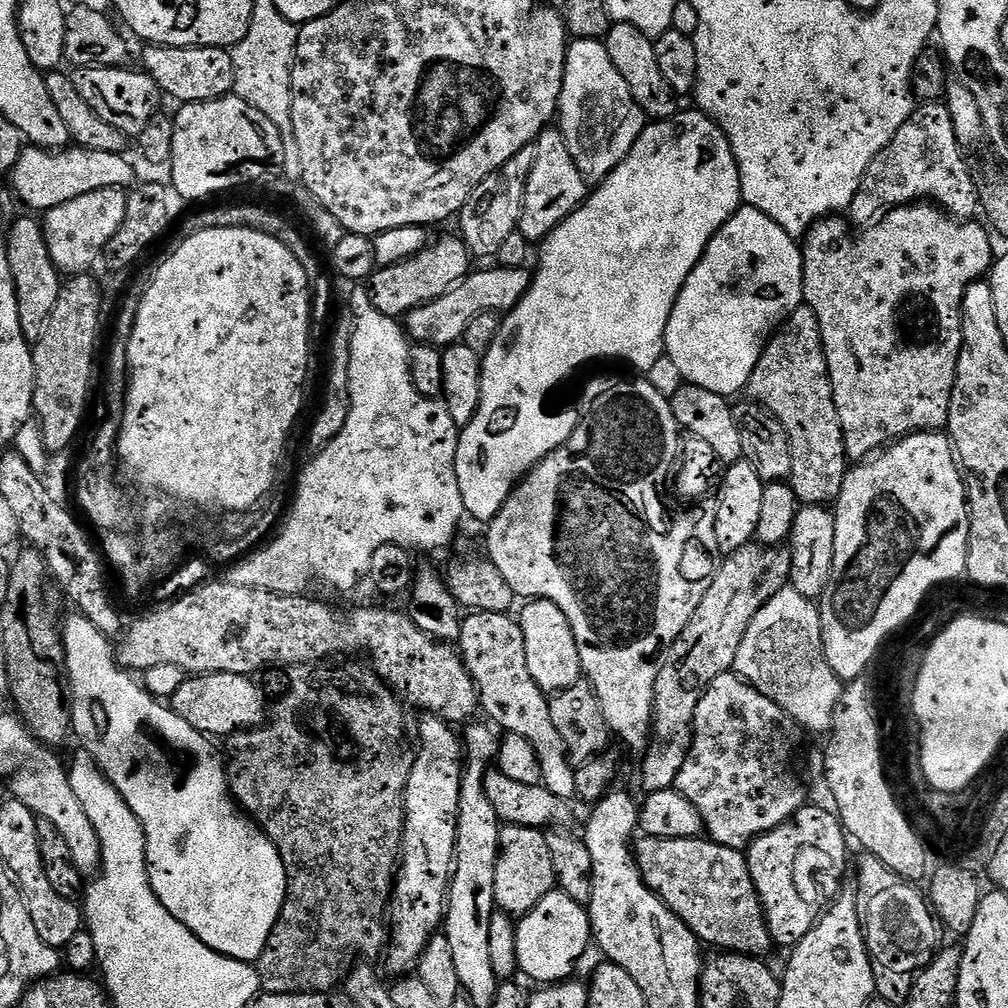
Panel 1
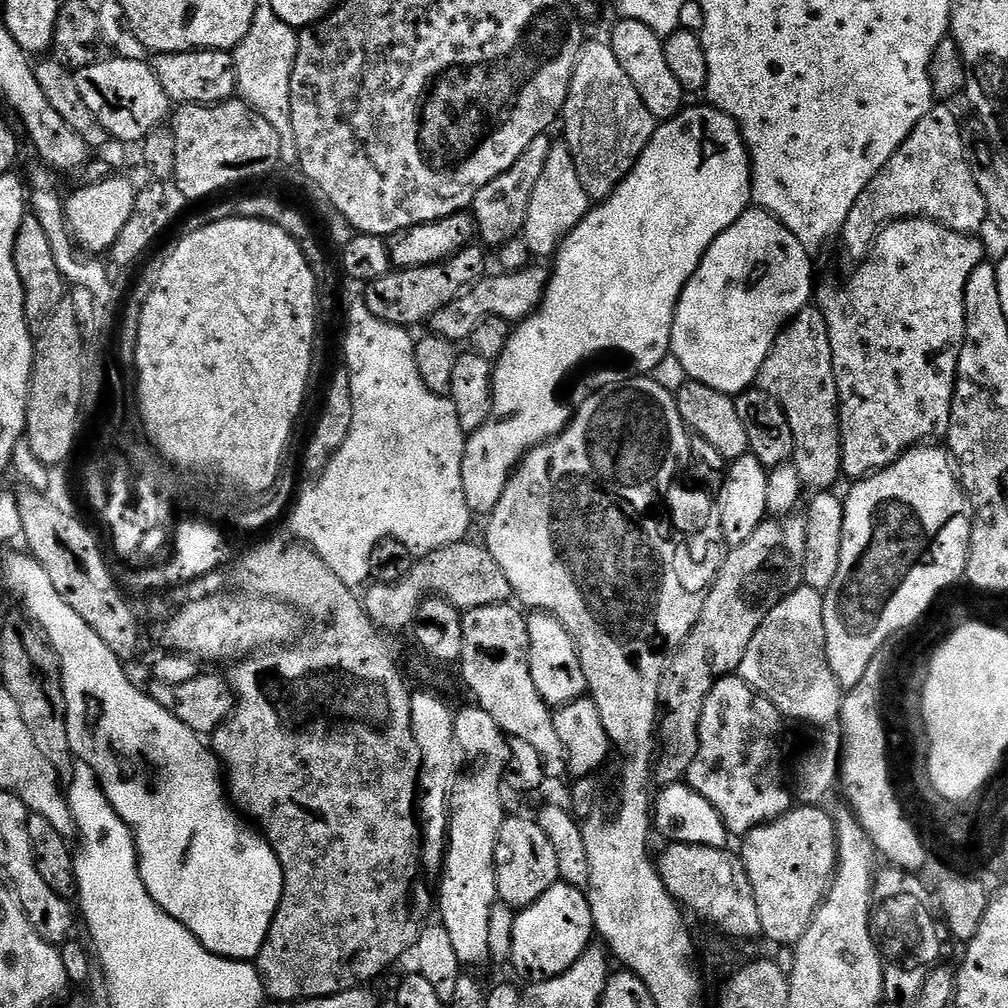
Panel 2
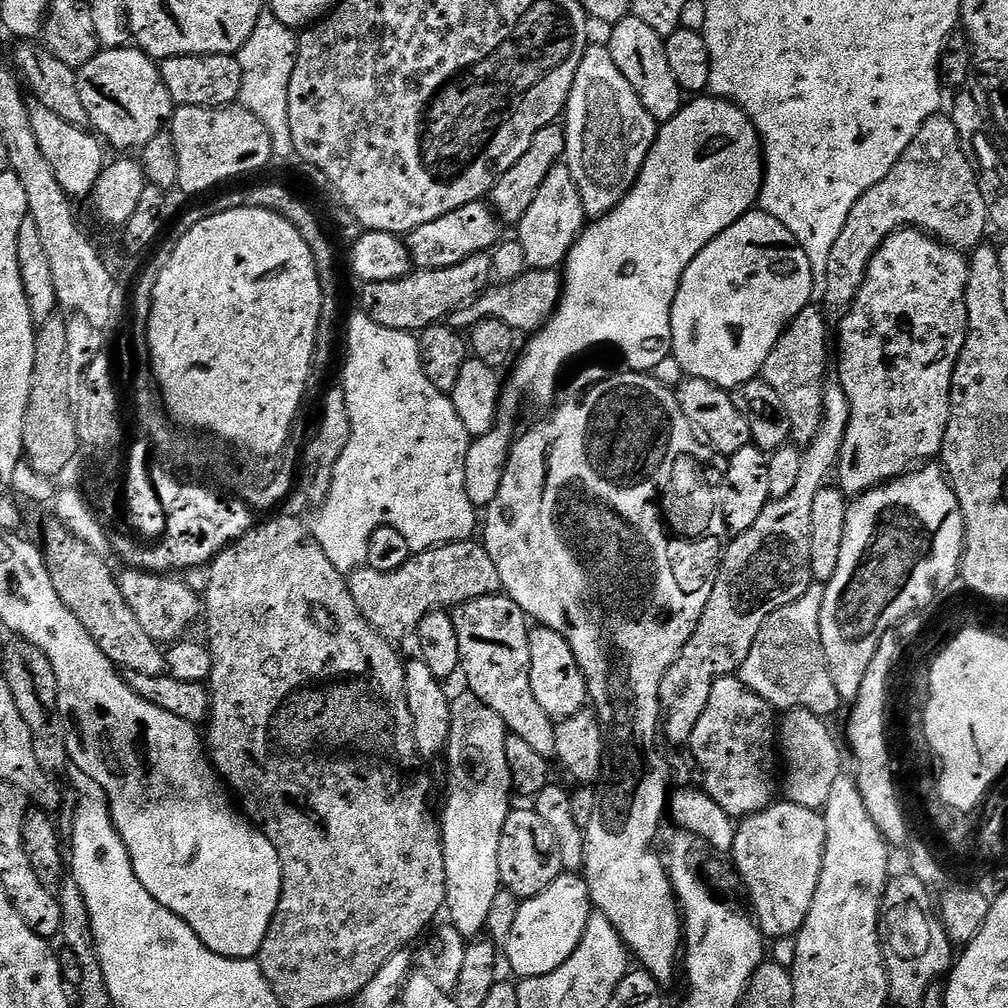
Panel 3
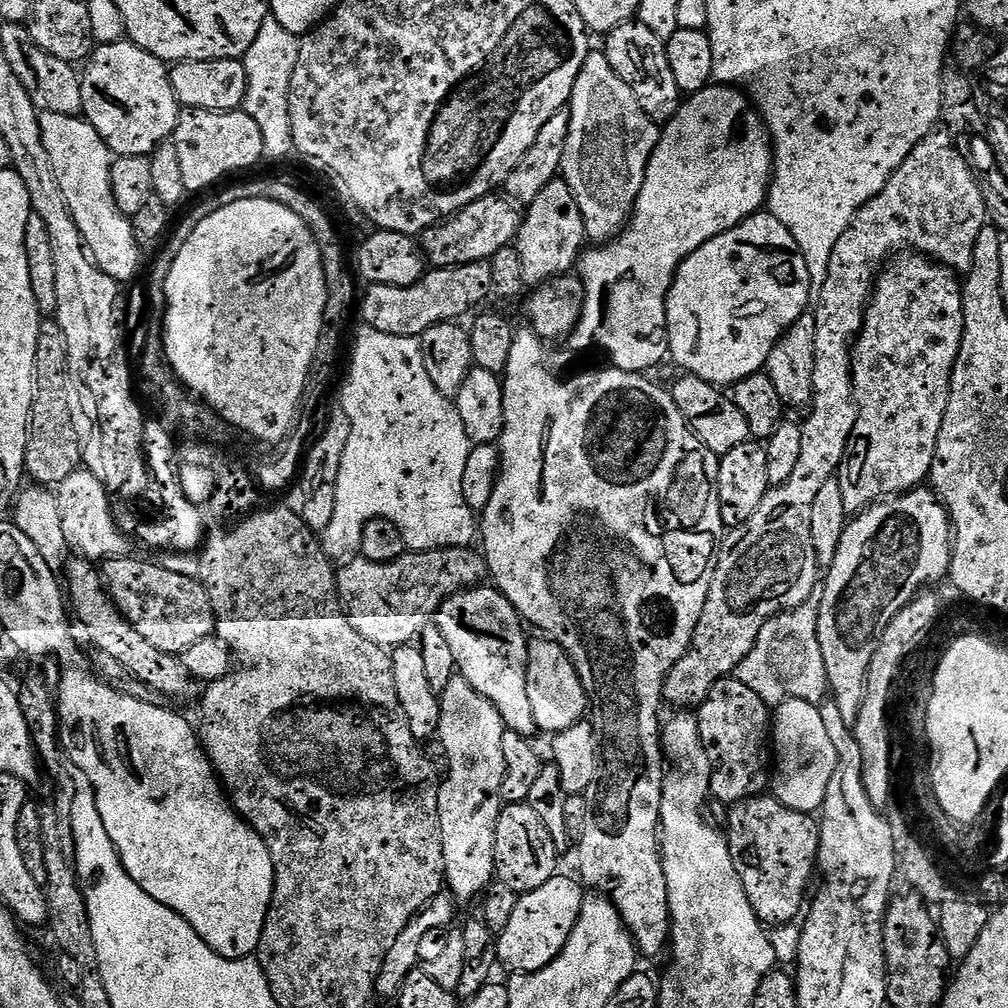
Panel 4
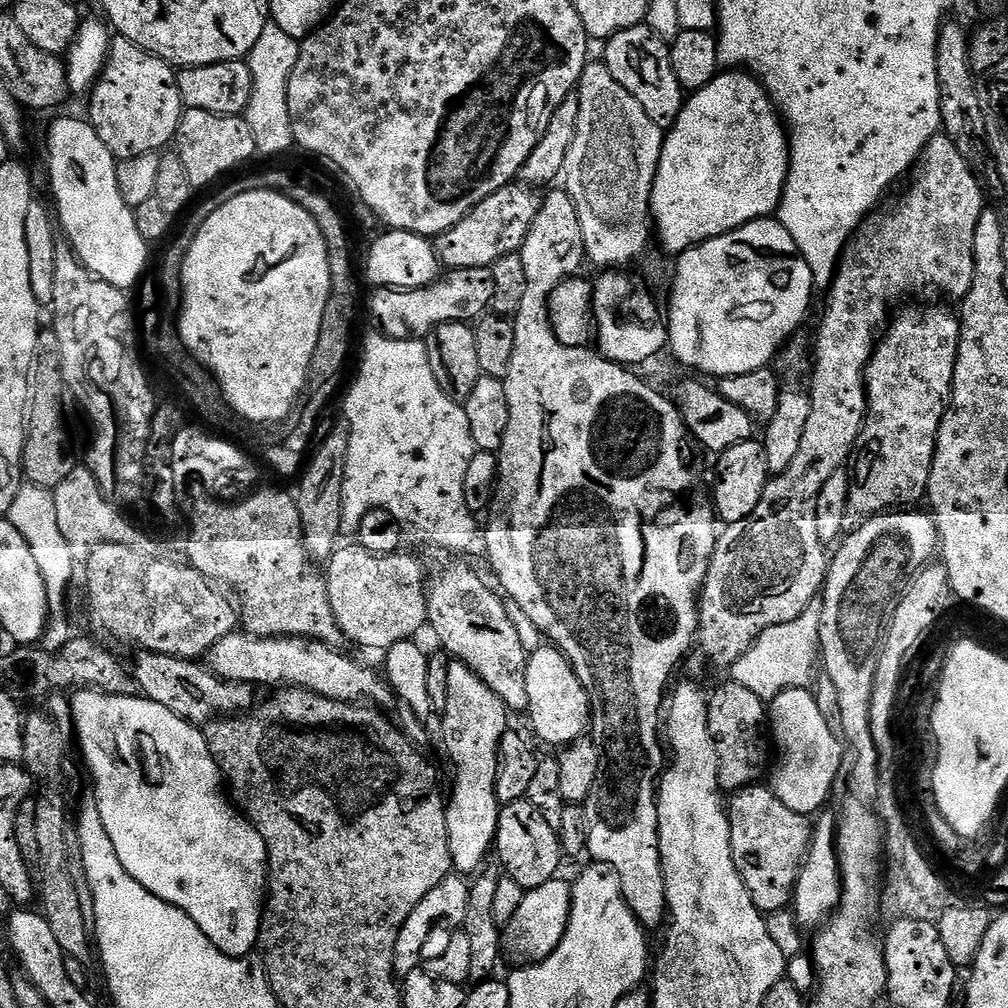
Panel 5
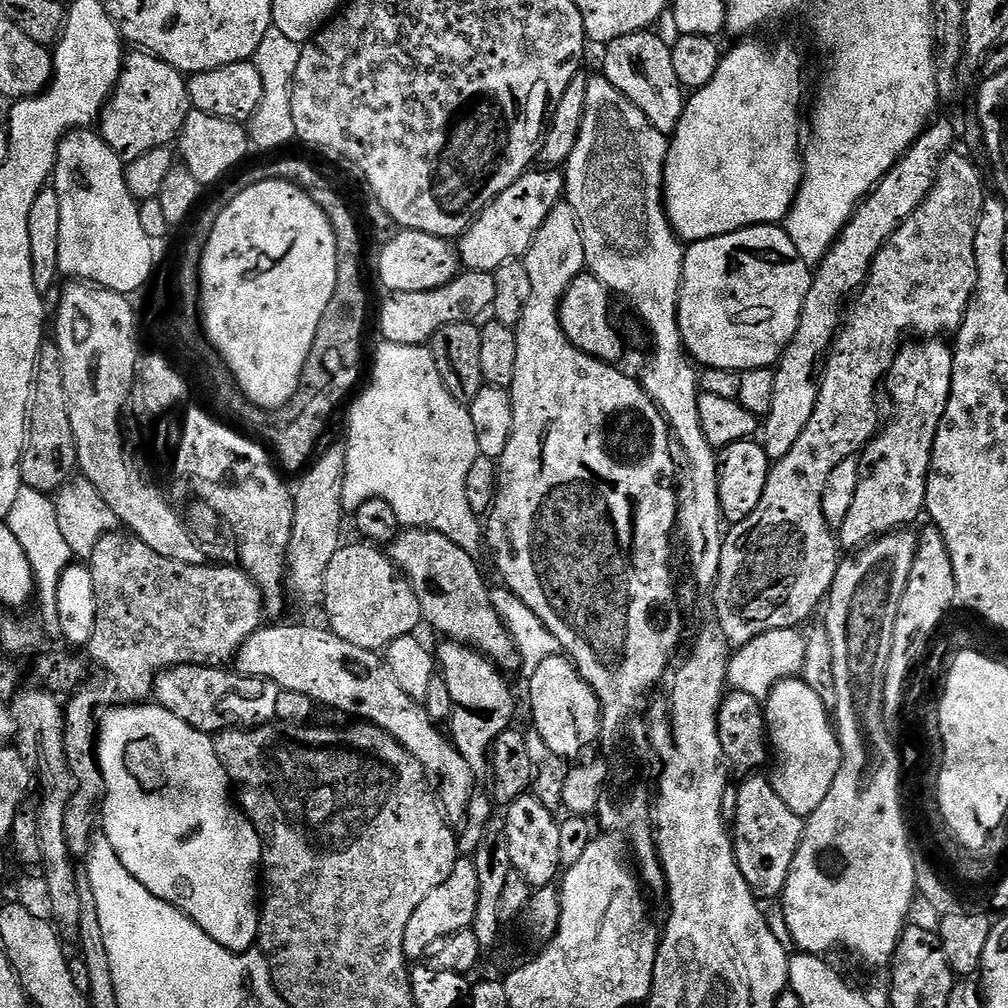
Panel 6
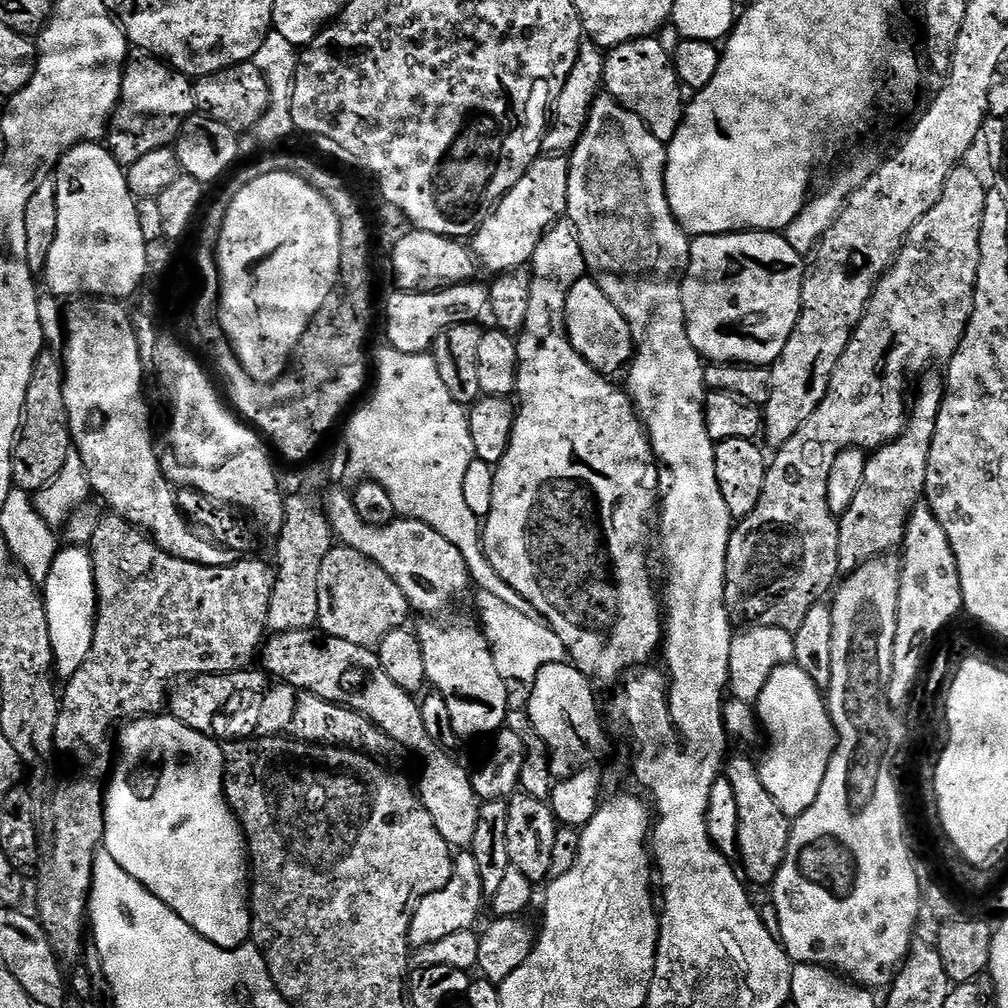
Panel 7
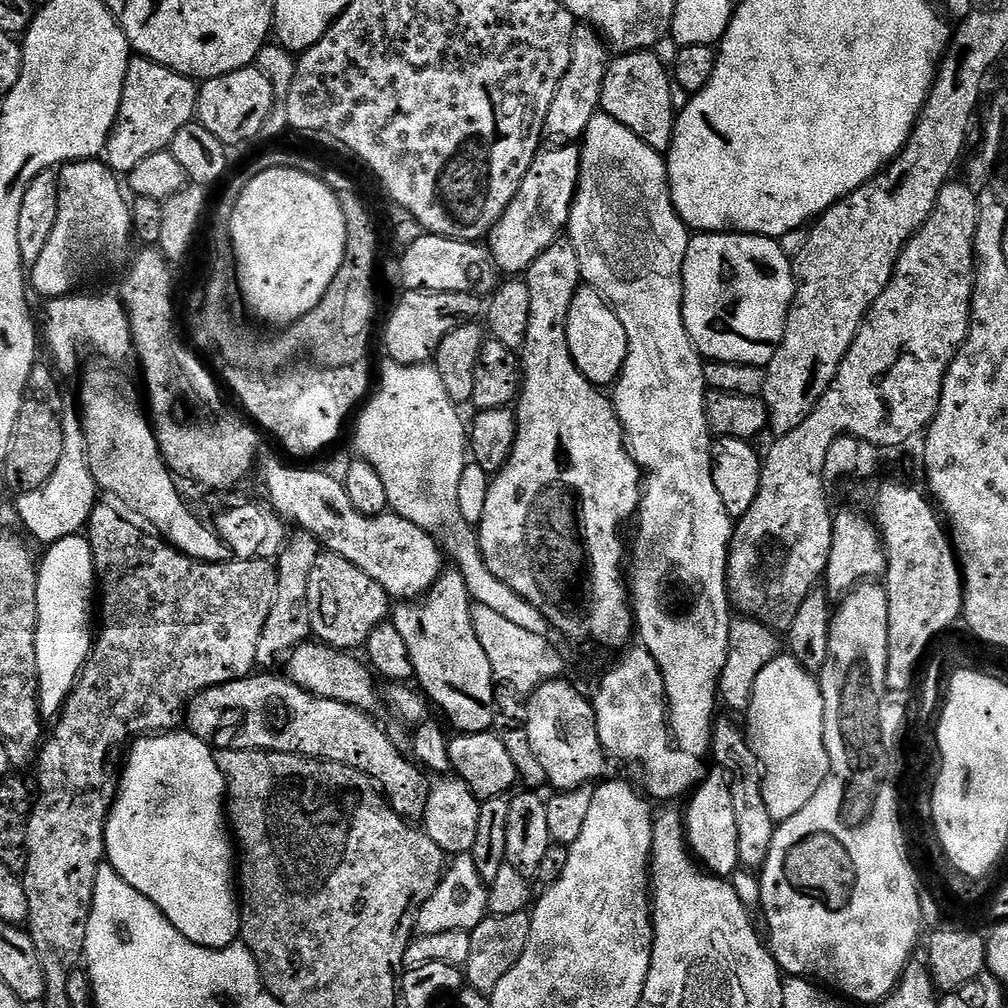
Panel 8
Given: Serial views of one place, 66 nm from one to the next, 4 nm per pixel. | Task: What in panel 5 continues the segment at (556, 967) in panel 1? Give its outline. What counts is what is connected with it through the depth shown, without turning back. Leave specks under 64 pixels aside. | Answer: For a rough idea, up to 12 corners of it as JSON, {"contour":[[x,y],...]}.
{"contour":[[572,884],[529,888],[502,928],[513,965],[541,964],[566,934]]}

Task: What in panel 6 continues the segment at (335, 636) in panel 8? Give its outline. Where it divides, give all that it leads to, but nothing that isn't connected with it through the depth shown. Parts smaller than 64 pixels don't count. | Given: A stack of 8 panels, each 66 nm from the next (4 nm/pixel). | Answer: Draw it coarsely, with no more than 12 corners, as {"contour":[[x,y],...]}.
{"contour":[[345,543],[324,575],[327,627],[379,653],[422,624],[379,547]]}

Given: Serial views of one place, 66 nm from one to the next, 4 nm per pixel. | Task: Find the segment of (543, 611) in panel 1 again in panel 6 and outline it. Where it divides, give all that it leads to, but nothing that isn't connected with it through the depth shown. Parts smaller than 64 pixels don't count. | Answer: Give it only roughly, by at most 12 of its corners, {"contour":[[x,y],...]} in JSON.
{"contour":[[561,654],[531,669],[539,743],[580,756],[600,738],[600,699]]}

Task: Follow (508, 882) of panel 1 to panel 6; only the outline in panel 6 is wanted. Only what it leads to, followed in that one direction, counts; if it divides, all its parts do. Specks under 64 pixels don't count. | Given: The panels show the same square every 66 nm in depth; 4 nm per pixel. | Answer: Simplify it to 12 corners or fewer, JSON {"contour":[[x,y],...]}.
{"contour":[[532,794],[507,805],[514,871],[533,889],[561,871],[557,818]]}

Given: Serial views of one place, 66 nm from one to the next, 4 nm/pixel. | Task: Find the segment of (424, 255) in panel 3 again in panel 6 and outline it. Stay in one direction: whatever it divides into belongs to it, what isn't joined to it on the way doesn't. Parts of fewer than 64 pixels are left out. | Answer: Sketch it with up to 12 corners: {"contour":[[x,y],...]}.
{"contour":[[529,170],[455,241],[469,272],[523,260],[566,176]]}

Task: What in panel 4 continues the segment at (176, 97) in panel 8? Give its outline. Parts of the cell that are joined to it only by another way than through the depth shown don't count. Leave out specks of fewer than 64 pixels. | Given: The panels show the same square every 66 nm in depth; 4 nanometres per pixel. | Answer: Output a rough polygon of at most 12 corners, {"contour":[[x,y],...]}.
{"contour":[[127,38],[82,68],[113,157],[152,155],[182,111],[165,61]]}

